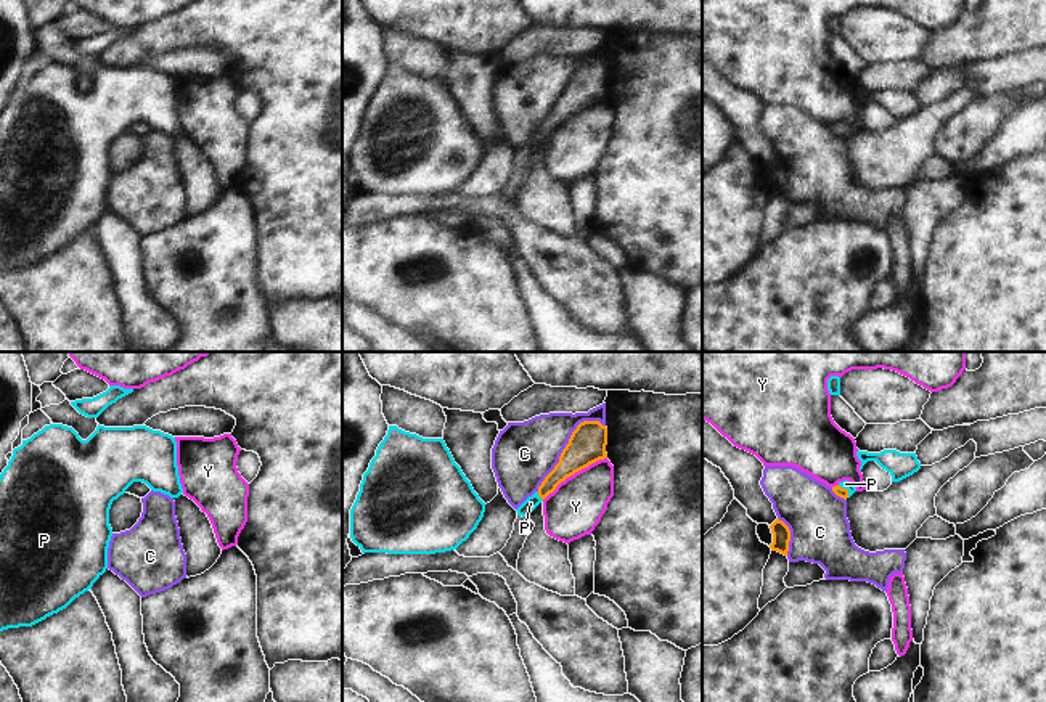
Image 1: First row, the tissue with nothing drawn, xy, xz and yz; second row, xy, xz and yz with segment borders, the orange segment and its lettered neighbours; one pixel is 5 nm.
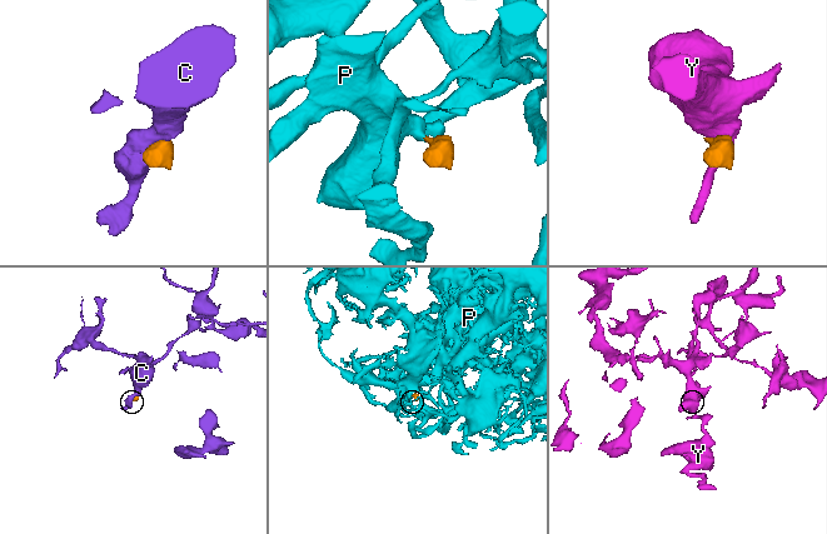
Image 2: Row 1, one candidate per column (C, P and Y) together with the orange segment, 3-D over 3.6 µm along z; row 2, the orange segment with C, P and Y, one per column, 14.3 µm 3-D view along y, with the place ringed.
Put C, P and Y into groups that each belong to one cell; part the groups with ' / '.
C / P / Y

